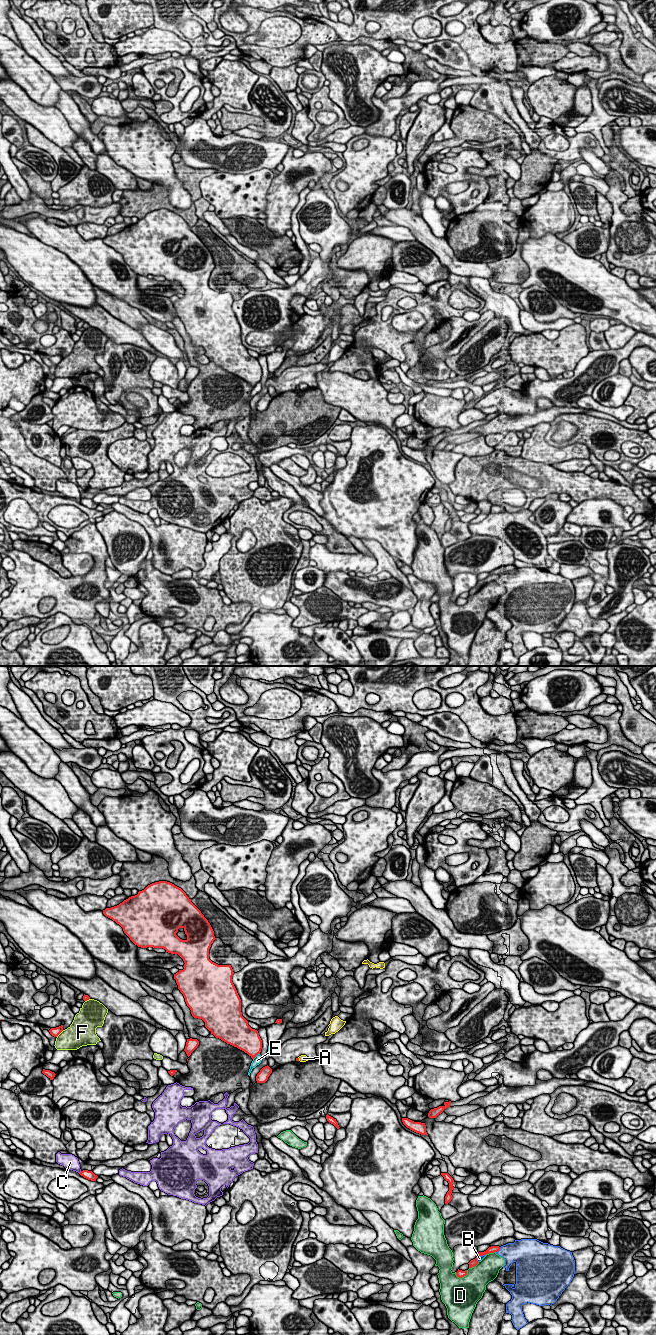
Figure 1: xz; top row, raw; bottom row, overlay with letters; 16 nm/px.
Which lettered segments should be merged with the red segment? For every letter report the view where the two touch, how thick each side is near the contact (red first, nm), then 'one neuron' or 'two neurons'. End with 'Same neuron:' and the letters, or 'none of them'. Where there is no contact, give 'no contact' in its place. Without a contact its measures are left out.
A: xz | 60/130 nm | two neurons
B: xz | 120/320 nm | two neurons
C: xz | 140/240 nm | two neurons
D: xz | 120/480 nm | two neurons
E: xz | 360/130 nm | two neurons
F: xz | 140/380 nm | two neurons
Same neuron: none of them

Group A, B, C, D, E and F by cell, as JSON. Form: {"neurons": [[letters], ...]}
{"neurons": [["A"], ["B"], ["C"], ["D"], ["E"], ["F"]]}

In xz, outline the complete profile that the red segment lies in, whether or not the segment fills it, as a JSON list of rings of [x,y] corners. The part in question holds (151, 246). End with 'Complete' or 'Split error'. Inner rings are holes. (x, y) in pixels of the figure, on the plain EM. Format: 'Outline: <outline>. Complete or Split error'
Outline: [[[167,209],[152,211],[119,233],[106,236],[103,242],[119,252],[138,275],[163,276],[168,281],[178,282],[185,292],[183,298],[174,302],[174,307],[192,344],[202,347],[216,366],[244,379],[252,387],[260,382],[262,368],[242,344],[241,327],[232,310],[233,297],[231,293],[218,293],[209,287],[209,277],[216,267],[214,259],[181,216]],[[179,256],[184,257],[186,268],[176,263]]]. Complete

